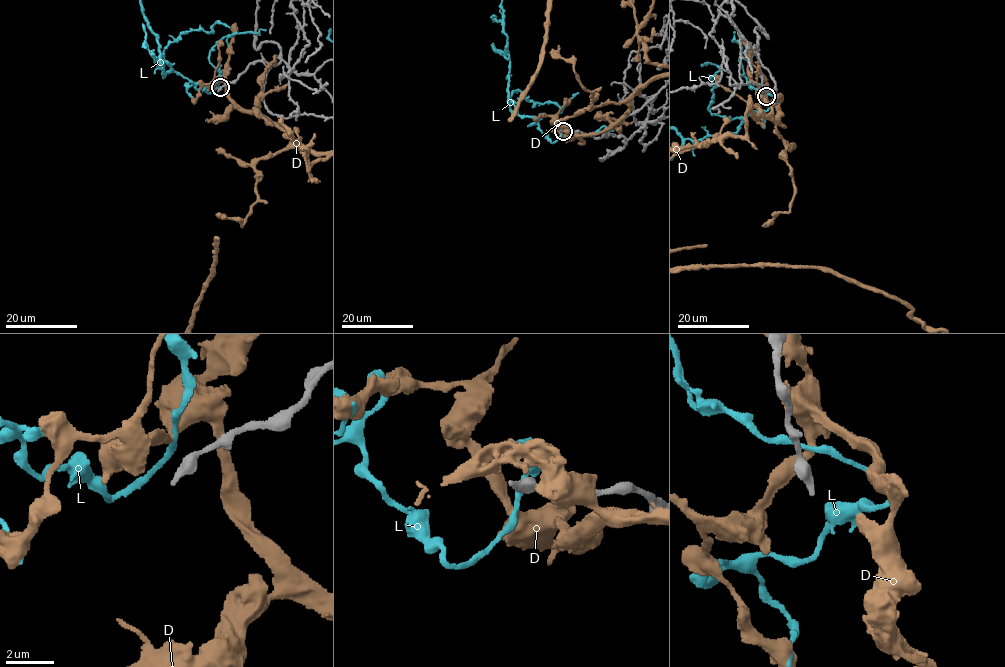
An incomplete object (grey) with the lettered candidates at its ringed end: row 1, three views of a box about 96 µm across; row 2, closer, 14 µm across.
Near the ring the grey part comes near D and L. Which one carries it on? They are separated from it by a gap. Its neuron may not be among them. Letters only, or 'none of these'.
L

